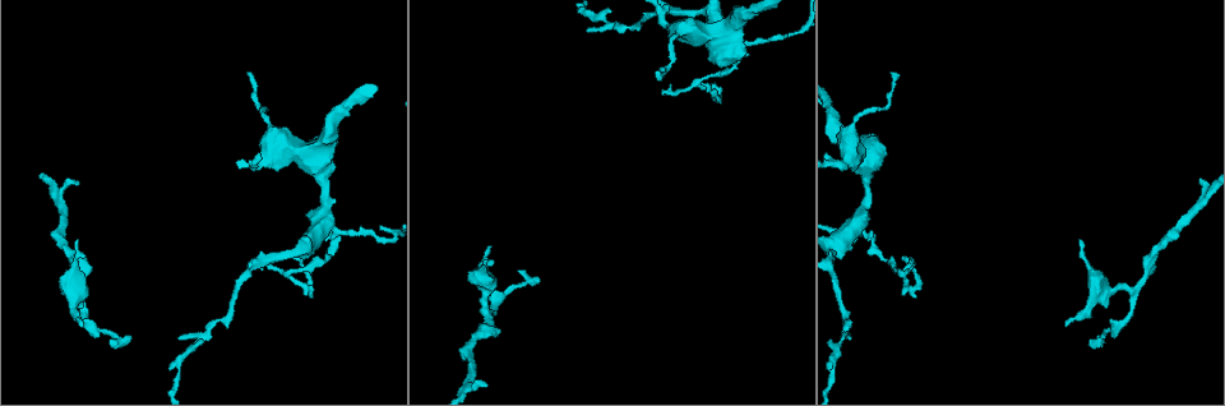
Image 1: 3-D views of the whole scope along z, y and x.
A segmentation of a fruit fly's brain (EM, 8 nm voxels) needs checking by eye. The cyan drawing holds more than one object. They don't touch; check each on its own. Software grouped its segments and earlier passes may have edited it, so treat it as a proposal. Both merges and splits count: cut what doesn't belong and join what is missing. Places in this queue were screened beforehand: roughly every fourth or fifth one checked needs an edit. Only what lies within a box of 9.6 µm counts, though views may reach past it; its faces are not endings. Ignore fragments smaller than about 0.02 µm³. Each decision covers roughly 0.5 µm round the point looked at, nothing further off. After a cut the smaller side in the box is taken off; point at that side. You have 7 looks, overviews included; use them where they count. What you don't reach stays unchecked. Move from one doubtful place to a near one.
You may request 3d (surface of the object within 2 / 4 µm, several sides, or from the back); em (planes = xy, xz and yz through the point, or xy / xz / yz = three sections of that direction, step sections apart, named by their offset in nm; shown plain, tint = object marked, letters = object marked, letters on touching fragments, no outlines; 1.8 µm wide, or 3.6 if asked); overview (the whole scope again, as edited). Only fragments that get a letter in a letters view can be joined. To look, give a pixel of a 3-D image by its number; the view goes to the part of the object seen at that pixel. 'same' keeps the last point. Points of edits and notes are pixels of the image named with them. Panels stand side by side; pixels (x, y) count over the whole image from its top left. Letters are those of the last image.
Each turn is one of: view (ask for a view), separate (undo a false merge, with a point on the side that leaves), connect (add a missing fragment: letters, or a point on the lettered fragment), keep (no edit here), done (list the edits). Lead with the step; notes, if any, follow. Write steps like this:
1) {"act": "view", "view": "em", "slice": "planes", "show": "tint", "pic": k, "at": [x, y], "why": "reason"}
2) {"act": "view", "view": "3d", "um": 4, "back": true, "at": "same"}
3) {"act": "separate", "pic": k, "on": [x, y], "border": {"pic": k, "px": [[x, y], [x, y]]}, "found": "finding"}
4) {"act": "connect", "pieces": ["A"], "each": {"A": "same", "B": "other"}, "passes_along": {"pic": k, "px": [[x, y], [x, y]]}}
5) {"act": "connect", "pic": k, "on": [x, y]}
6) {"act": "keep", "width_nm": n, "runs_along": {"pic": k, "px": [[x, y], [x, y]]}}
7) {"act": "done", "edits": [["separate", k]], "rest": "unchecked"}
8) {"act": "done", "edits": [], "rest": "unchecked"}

{"act": "view", "view": "em", "um": 3.6, "slice": "xz", "step": 8, "show": "letters", "pic": 1, "at": [590, 30], "why": "thin end"}

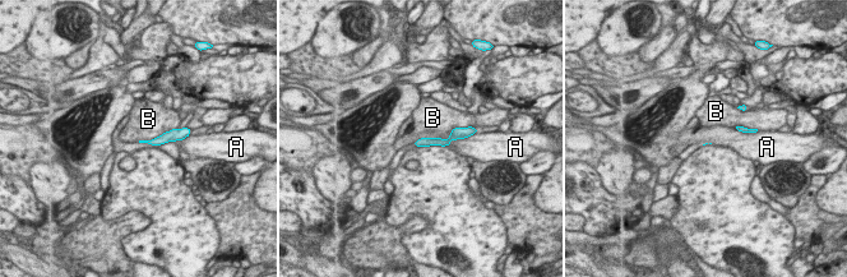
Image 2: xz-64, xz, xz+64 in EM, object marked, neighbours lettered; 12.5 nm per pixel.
{"act": "keep", "longest_contact_nm": ["B", 500], "each": {"A": "other", "B": "other"}, "border": {"pic": 2, "px": [[176, 128], [151, 139], [138, 141]]}, "found": "none of them fits"}

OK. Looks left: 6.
{"act": "view", "view": "em", "slice": "planes", "show": "letters", "pic": 1, "at": [663, 88], "why": "thin end"}

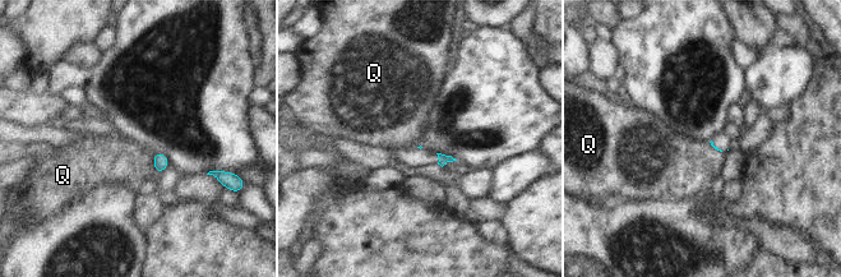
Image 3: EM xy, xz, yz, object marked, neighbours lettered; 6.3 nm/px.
{"act": "keep", "longest_contact_nm": ["Q", 120], "each": {"Q": "other"}, "border": {"pic": 3, "px": [[152, 155], [152, 162], [157, 172]]}, "found": "none of them fits"}

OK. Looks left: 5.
{"act": "view", "view": "3d", "um": 4, "pic": 1, "at": [492, 247]}

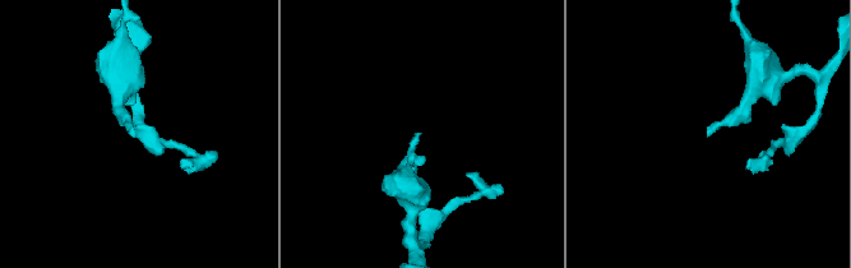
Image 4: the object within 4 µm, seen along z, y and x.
{"act": "view", "view": "em", "slice": "planes", "show": "letters", "pic": 4, "at": [708, 136], "why": "shape alone is not enough"}

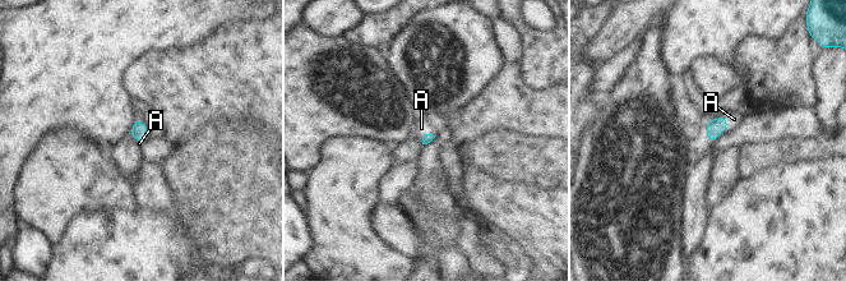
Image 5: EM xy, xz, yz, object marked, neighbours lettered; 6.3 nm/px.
{"act": "connect", "pieces": ["A"], "each": {"A": "same"}, "passes_along": {"pic": 5, "px": [[715, 127], [725, 130], [734, 119]]}, "found": "it goes on there"}

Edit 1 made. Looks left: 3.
{"act": "done", "edits": [["connect", 5]], "rest": "unchecked"}

